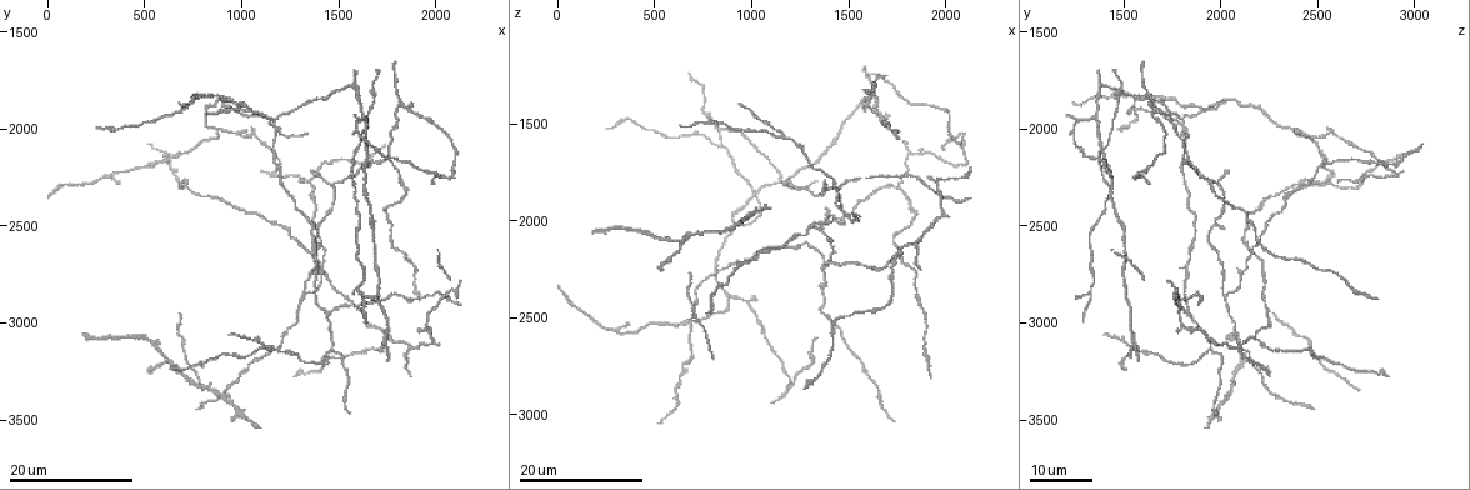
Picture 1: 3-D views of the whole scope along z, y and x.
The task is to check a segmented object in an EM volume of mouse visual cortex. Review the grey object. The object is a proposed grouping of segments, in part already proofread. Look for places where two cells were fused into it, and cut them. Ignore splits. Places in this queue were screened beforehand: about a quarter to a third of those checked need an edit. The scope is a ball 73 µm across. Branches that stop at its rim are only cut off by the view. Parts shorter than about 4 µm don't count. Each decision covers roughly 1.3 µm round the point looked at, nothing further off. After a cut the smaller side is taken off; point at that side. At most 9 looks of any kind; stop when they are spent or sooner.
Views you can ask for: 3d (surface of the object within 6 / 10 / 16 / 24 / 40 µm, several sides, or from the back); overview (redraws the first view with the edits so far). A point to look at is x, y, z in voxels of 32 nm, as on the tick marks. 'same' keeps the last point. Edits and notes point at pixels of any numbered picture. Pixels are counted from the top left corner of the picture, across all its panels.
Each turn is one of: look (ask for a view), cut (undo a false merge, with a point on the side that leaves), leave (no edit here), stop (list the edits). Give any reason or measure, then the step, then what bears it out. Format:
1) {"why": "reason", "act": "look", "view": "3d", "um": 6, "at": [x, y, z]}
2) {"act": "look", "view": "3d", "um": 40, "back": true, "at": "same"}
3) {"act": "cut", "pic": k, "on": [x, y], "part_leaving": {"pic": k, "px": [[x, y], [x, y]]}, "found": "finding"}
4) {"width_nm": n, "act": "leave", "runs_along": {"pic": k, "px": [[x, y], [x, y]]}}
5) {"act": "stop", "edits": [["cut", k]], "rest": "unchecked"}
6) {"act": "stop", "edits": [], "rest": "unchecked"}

{"why": "a fork", "act": "look", "view": "3d", "um": 16, "at": [1760, 2140, 1830]}

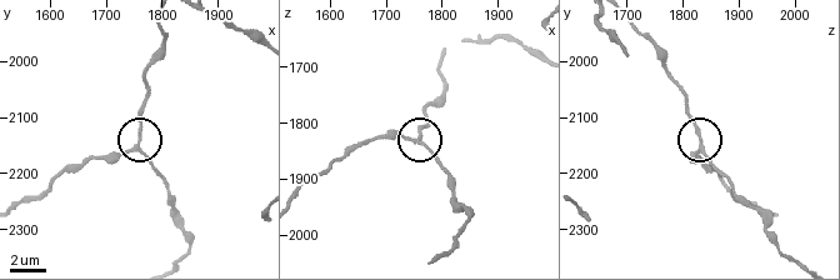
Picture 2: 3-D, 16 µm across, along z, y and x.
{"act": "look", "view": "3d", "um": 10, "at": [1755, 2155, 1830]}

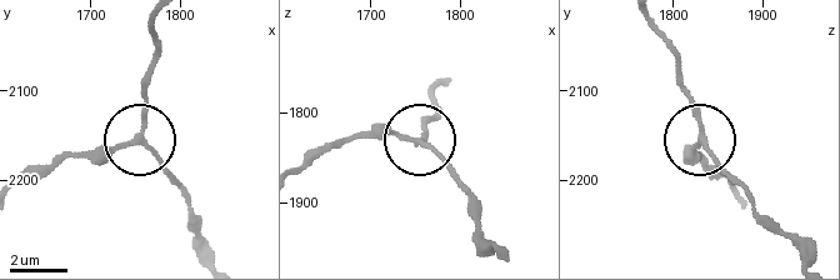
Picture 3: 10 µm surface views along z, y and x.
{"side_arm_um": 37, "act": "leave", "runs_along": {"pic": 3, "px": [[305, 161], [356, 138], [420, 138], [420, 119]]}, "found": "all the same cell"}

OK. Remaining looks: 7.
{"why": "three-way junction", "act": "look", "view": "3d", "um": 24, "at": [1470, 2300, 1990]}

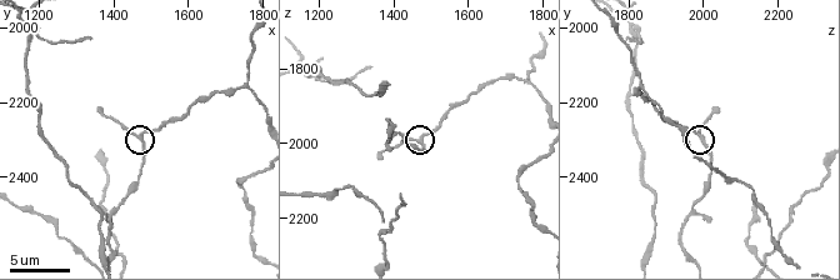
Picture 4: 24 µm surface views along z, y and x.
{"act": "look", "view": "3d", "um": 6, "at": [1460, 2290, 1990]}

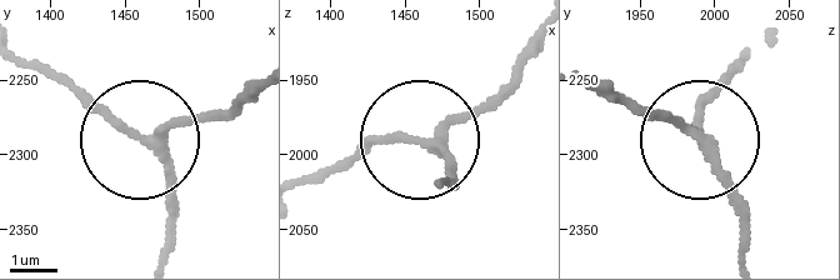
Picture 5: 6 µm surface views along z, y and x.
{"arms": 3, "act": "leave", "found": "one cell here"}

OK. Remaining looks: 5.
{"why": "three-way junction", "act": "look", "view": "3d", "um": 24, "at": [1460, 3150, 1940]}

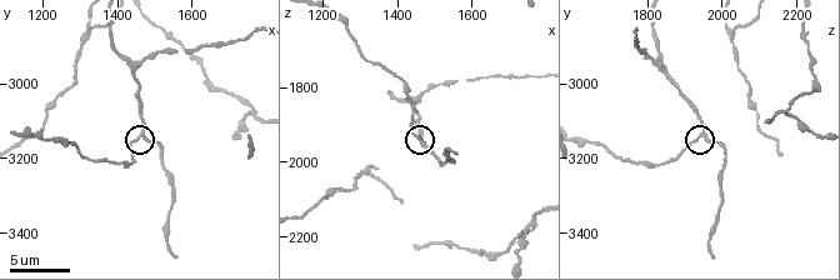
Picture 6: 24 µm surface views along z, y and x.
{"act": "look", "view": "3d", "um": 6, "at": [1470, 3140, 1950]}

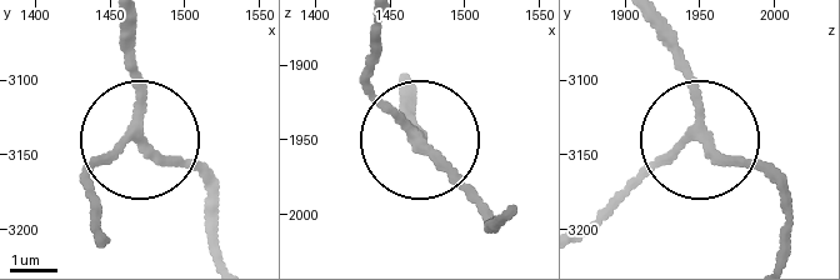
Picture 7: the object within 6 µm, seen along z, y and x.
{"arms": 3, "act": "leave", "runs_along": {"pic": 7, "px": [[649, 23], [693, 95], [700, 139], [776, 186]]}, "found": "continuous, no second cell"}

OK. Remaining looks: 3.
{"why": "side arm on a straight run", "act": "look", "view": "3d", "um": 24, "at": [1170, 3130, 1560]}

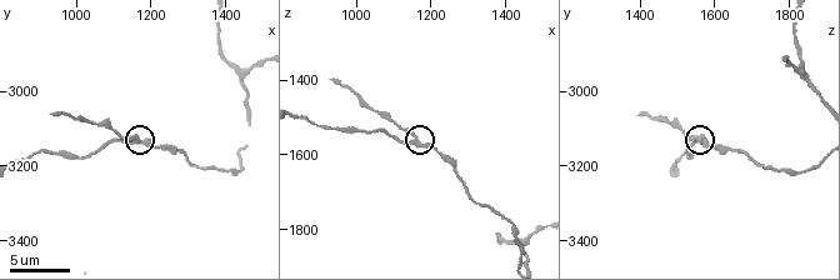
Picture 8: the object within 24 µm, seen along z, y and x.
{"why": "closer look", "act": "look", "view": "3d", "um": 10, "at": [1160, 3120, 1560]}

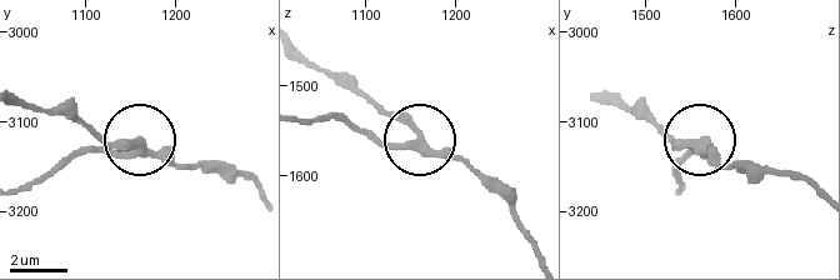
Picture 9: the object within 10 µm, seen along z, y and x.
{"act": "leave", "runs_along": {"pic": 9, "px": [[818, 193], [781, 174], [718, 166], [703, 140], [641, 116]]}, "found": "continuous, no second cell"}

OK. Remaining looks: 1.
{"why": "two arms in line, one across", "act": "look", "view": "3d", "um": 10, "at": [1760, 3070, 2170]}

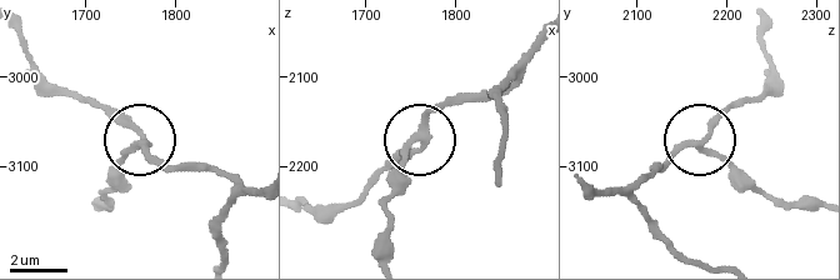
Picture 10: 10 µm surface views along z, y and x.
{"width_nm": 240, "act": "leave", "runs_along": {"pic": 10, "px": [[594, 185], [630, 188], [680, 149], [701, 144], [749, 188]]}, "found": "all the same cell"}

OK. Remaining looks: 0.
{"act": "stop", "edits": [], "rest": "unchecked"}

